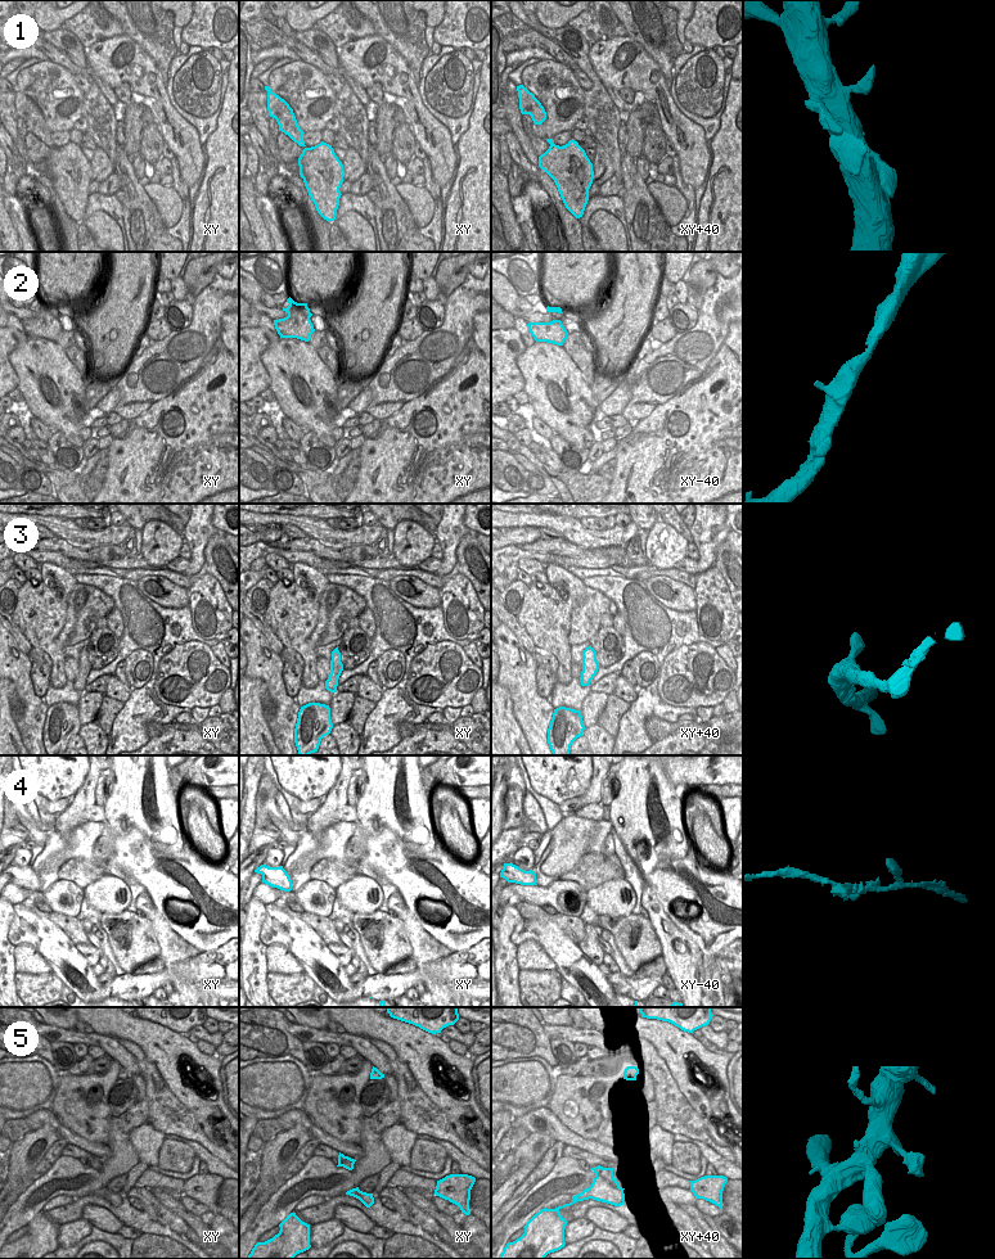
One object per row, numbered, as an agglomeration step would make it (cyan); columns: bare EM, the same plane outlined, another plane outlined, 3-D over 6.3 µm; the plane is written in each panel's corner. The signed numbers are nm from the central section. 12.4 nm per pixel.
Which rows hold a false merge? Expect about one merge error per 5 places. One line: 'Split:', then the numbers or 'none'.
Split: none

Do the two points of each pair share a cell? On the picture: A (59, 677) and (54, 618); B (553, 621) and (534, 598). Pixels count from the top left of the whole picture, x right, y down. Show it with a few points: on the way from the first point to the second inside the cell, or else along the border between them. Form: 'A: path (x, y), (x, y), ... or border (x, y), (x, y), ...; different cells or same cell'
A: path (55, 663), (55, 653), (49, 646), (49, 632); same cell
B: path (548, 616), (537, 603); same cell

